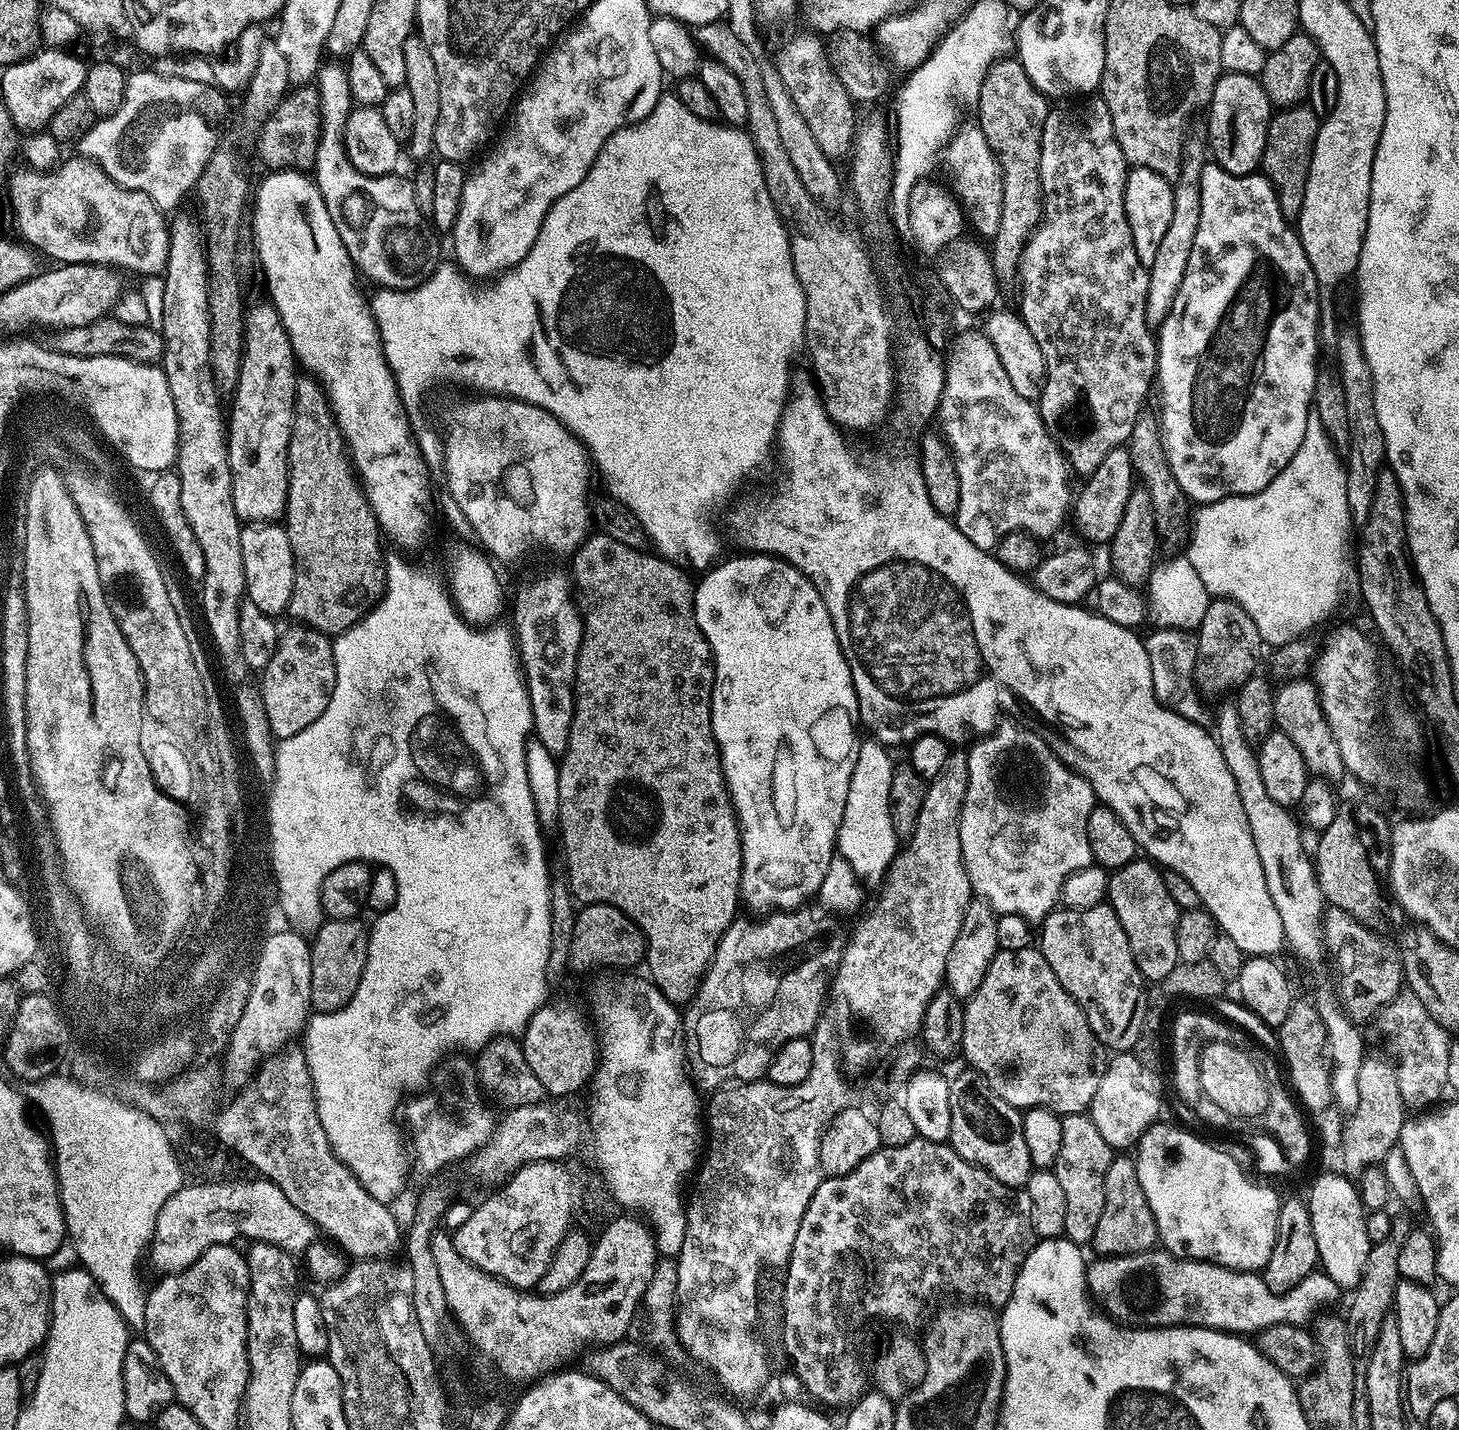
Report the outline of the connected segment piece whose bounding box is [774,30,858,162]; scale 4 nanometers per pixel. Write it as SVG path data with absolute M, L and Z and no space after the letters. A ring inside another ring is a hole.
M807 31L790 37L780 49L775 49L776 69L778 74L782 74L782 82L786 82L786 90L790 90L790 98L794 98L794 106L798 106L818 146L822 146L822 154L834 162L840 162L844 155L847 157L853 151L858 135L857 105L850 94L846 94L846 86L842 86L832 68L825 41L815 31Z

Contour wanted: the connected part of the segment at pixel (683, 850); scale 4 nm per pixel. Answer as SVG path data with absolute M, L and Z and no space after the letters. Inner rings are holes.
M592 534L570 556L570 579L582 605L584 637L576 663L576 705L574 722L570 726L570 742L558 760L558 829L560 828L560 840L564 843L564 856L568 859L566 879L573 897L581 905L609 904L629 916L644 935L646 965L648 964L648 972L652 975L651 983L672 1004L684 1006L696 995L698 981L712 960L722 934L738 916L736 903L739 905L742 900L740 822L732 807L732 798L728 795L720 748L712 733L712 687L716 681L716 663L712 661L712 648L696 621L694 580L687 576L689 573L679 563L646 551L623 545L606 535Z

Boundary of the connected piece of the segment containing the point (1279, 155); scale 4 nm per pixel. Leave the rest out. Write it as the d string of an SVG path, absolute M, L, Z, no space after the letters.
M1301 102L1291 108L1281 108L1275 113L1268 127L1268 141L1264 151L1264 162L1262 165L1263 175L1267 176L1272 184L1274 194L1278 198L1278 206L1282 214L1290 222L1299 221L1302 210L1302 198L1306 198L1306 178L1310 174L1310 158L1314 150L1316 135L1320 129L1321 117L1314 114L1314 110L1307 103Z

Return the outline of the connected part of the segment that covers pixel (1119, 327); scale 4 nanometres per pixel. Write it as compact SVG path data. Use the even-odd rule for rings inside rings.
M1092 99L1077 108L1053 107L1049 111L1040 155L1042 215L1024 244L1018 271L1018 315L1034 334L1044 359L1044 382L1038 397L1040 418L1068 468L1080 478L1092 476L1110 450L1131 440L1134 426L1145 411L1144 399L1154 388L1158 343L1146 318L1148 268L1134 250L1126 218L1124 191L1130 165L1114 138L1110 110L1103 100Z

